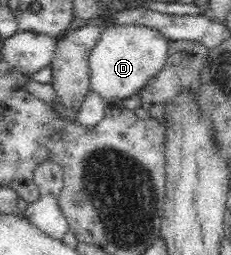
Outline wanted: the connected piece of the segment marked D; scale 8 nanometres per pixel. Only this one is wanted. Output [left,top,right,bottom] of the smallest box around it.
[89,24,169,105]

